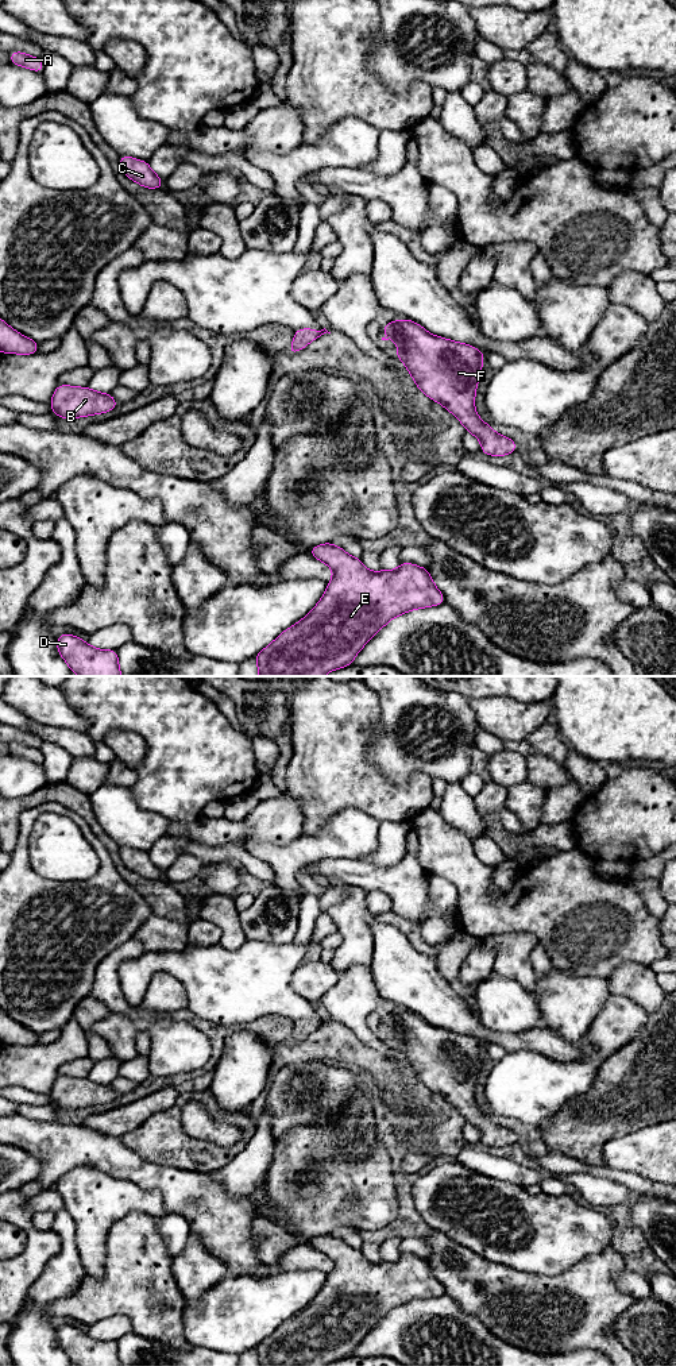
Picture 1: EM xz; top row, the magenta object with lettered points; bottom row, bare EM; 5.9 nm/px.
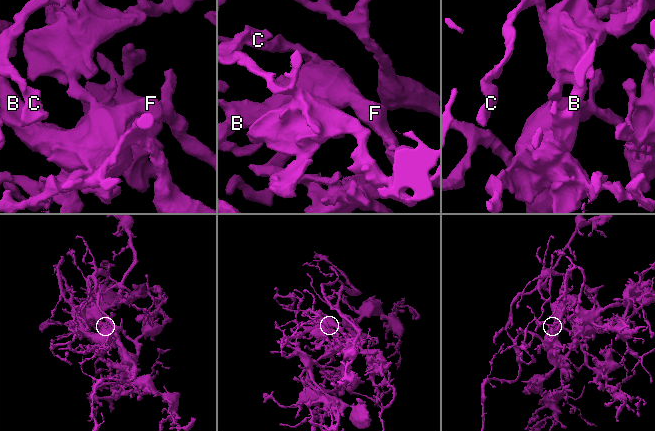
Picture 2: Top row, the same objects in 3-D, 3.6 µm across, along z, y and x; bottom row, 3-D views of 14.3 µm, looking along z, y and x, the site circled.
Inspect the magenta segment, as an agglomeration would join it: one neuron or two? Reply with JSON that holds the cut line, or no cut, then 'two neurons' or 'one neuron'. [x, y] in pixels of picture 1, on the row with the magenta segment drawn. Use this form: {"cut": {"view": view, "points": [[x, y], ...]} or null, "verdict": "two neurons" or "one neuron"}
{"cut": null, "verdict": "one neuron"}

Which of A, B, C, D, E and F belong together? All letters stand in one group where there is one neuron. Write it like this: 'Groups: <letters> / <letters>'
Groups: A B C D E F

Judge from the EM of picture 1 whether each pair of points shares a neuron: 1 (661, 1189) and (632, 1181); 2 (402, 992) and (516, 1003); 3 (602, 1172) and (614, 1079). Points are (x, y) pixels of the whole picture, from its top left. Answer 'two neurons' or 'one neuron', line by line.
1: one neuron
2: two neurons
3: two neurons

